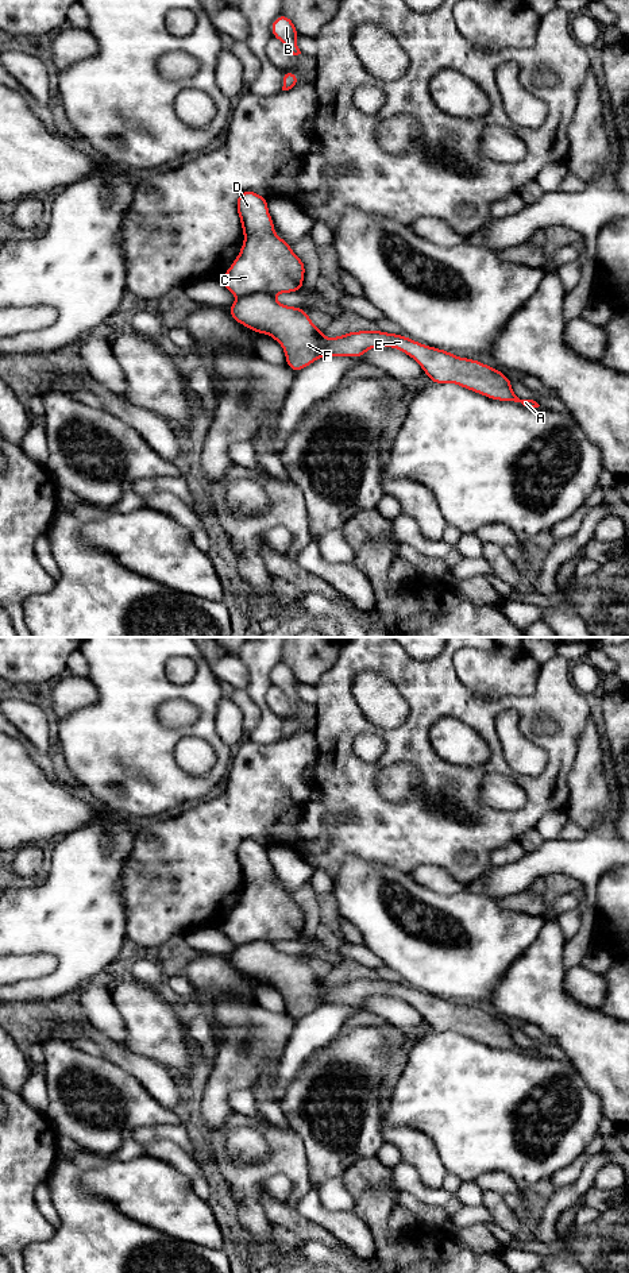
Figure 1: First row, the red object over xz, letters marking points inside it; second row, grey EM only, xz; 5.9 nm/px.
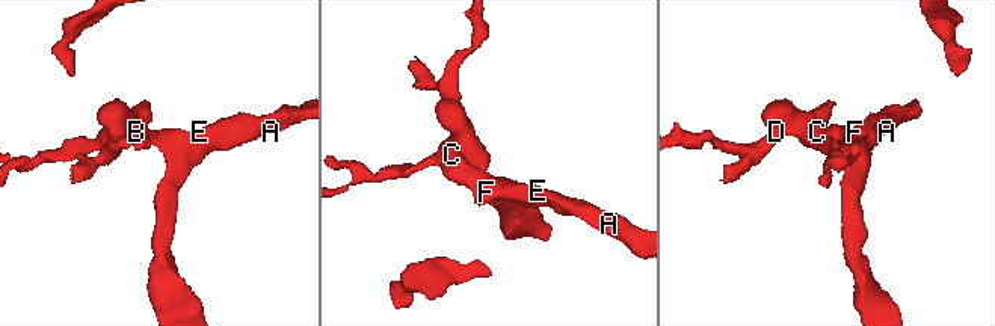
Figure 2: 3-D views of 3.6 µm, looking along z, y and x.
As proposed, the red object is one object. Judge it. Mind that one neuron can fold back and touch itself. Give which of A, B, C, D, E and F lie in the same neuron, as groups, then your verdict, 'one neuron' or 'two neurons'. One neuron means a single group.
A E F / B C D | two neurons

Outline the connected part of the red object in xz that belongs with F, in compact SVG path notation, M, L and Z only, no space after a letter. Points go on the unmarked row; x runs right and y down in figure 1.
M265 940L239 945L228 958L239 972L277 988L285 999L286 1014L293 1019L301 1019L323 1004L359 1006L374 995L391 995L413 1006L432 1031L455 1031L491 1048L521 1050L528 1056L540 1054L533 1048L520 1048L512 1038L512 1029L499 1018L404 983L356 979L325 985L304 956L279 952L273 942Z

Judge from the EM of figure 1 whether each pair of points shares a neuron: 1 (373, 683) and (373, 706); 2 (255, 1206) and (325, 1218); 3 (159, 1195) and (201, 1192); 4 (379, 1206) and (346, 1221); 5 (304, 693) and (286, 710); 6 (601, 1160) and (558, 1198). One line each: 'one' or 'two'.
1: one
2: two
3: two
4: two
5: two
6: one

